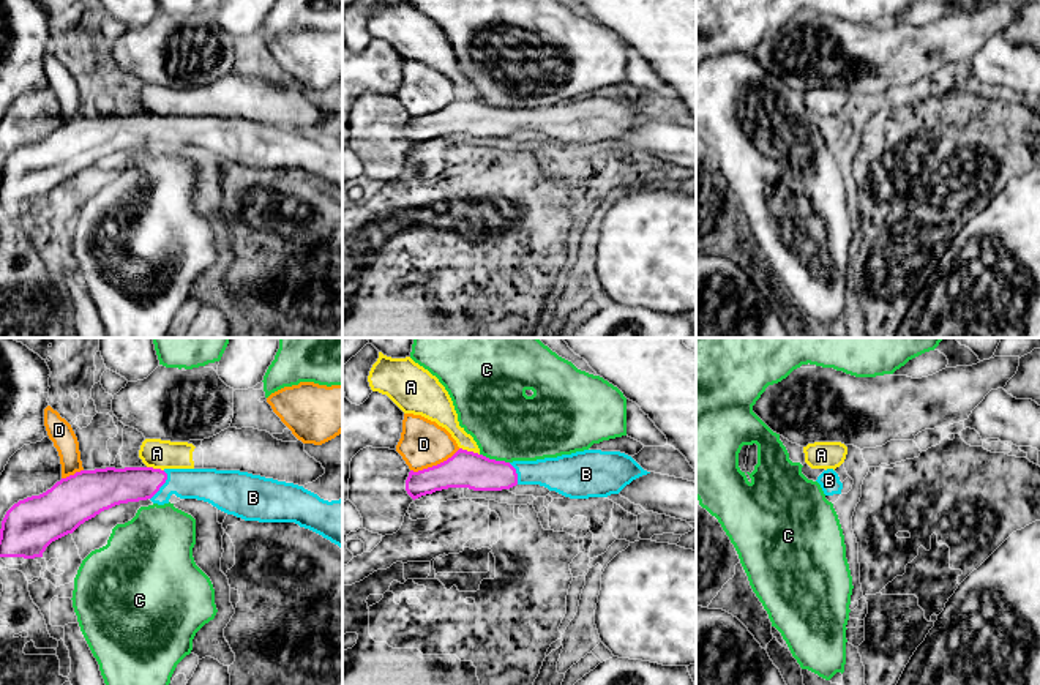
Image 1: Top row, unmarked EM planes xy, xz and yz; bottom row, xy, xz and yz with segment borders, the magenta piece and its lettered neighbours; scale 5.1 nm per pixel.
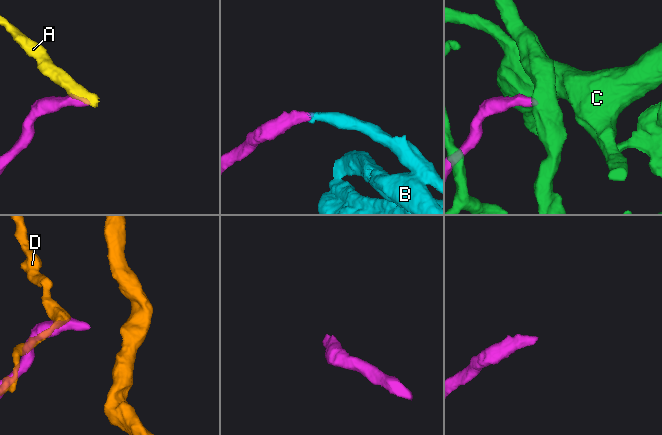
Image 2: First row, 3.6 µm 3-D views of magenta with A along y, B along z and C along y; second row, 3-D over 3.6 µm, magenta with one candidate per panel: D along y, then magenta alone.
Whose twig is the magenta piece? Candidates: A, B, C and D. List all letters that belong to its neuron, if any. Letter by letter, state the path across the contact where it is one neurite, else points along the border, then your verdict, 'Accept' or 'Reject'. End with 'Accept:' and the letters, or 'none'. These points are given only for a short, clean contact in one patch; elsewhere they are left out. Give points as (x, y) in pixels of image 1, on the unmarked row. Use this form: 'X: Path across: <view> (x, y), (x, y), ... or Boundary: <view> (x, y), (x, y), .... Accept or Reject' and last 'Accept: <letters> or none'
A: Boundary: xz (460, 93), (478, 101). Reject
B: Accept
C: Boundary: xz (480, 100), (508, 109). Reject
D: Boundary: xz (460, 95), (436, 111), (411, 117). Reject
Accept: B

